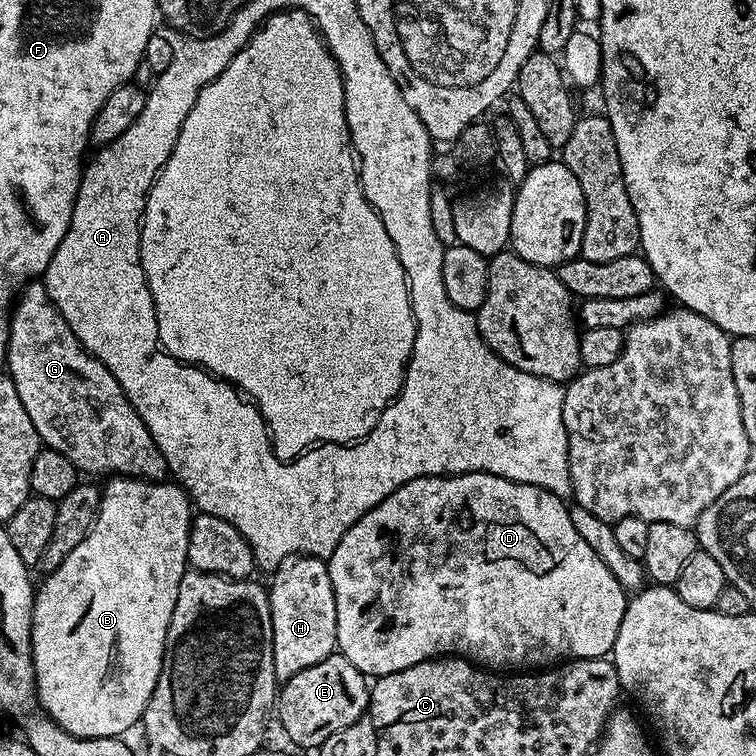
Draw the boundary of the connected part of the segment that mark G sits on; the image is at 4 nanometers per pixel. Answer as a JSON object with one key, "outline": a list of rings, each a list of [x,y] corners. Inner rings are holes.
{"outline":[[[29,283],[24,290],[21,296],[19,293],[8,321],[6,372],[12,377],[18,398],[22,398],[22,406],[26,406],[26,414],[30,414],[30,422],[34,422],[34,430],[38,430],[41,441],[58,450],[58,454],[66,454],[81,473],[112,472],[108,474],[163,481],[169,475],[166,458],[162,458],[162,450],[158,450],[154,438],[150,438],[150,430],[146,430],[114,374],[110,374],[101,360],[81,348],[74,330],[70,330],[66,318],[56,309],[43,283]]]}

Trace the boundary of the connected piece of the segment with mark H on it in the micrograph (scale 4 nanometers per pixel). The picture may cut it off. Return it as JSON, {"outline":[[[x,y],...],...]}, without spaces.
{"outline":[[[318,556],[286,558],[271,576],[268,597],[274,642],[274,674],[277,681],[283,682],[337,651],[334,586],[330,582],[327,563]]]}

